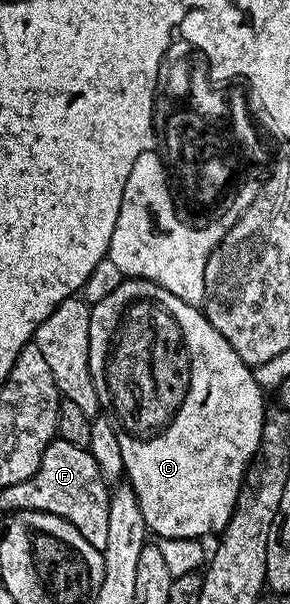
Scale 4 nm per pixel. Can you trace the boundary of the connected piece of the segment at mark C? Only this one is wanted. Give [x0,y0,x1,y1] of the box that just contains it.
[88,277,268,541]

